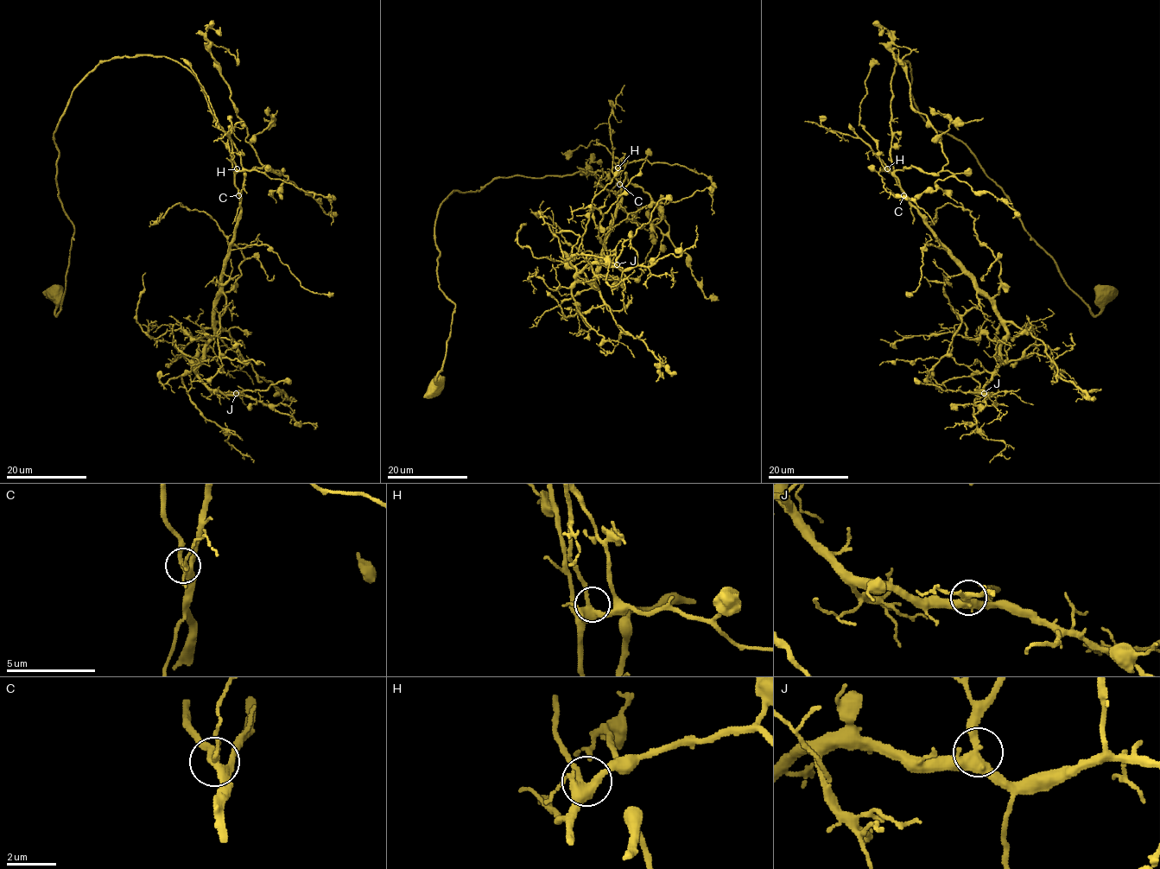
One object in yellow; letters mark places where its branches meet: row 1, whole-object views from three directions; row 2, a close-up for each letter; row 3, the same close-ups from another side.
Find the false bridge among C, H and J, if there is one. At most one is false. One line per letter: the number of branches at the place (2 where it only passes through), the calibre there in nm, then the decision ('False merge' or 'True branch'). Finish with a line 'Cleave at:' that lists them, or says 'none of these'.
C: Branches: 5. Thickness 280 nm. True branch
H: Branches: 4. Thickness 380 nm. True branch
J: Branches: 4. Thickness 380 nm. True branch
Cleave at: none of these

